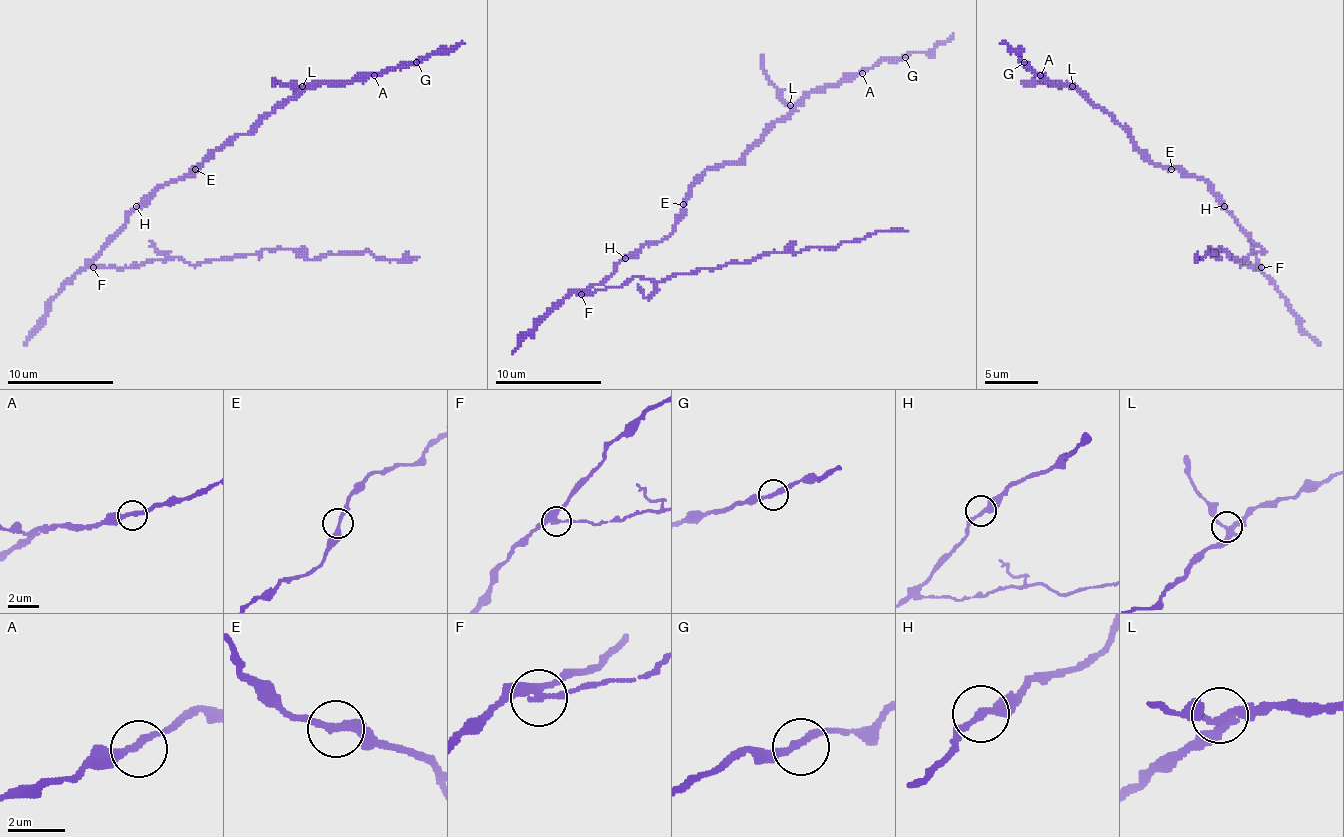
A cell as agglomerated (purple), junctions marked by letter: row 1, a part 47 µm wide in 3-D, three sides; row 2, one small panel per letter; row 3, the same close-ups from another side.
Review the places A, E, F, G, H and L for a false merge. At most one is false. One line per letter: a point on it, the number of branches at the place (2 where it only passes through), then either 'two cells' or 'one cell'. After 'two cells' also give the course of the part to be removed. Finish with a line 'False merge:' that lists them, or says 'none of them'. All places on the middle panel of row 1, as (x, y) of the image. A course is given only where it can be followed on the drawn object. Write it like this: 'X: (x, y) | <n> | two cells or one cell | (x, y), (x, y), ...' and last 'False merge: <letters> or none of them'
A: (862, 73) | 2 | one cell
E: (683, 204) | 2 | one cell
F: (581, 294) | 3 | two cells | (582, 295), (622, 287), (635, 276), (665, 282), (753, 258), (838, 247), (878, 231), (908, 231)
G: (905, 57) | 2 | one cell
H: (625, 258) | 2 | one cell
L: (790, 105) | 3 | one cell
False merge: F

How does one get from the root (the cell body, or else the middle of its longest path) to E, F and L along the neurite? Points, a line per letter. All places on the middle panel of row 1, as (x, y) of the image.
E: (633, 252), (638, 252), (646, 244), (662, 242), (673, 231), (683, 204)
F: (633, 252), (603, 282), (593, 284), (582, 295)
L: (633, 252), (662, 242), (673, 231), (689, 188), (707, 169), (734, 164), (790, 111), (790, 105)

